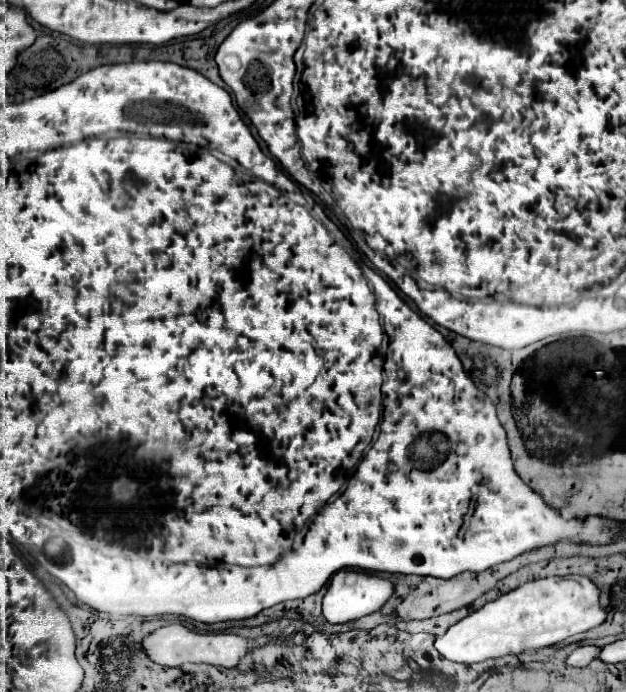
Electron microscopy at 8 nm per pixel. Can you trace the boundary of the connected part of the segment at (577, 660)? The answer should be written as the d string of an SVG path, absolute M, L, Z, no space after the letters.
M579 646L579 648L575 648L575 650L567 656L567 664L569 664L569 666L579 666L579 668L583 668L583 666L587 666L593 658L599 656L599 650L601 650L601 648L597 648L597 646Z

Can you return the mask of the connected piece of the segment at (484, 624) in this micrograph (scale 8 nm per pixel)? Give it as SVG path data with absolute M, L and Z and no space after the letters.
M543 578L527 582L461 618L443 636L435 638L435 648L453 662L483 662L487 658L547 648L601 622L605 622L605 612L601 612L597 586L589 578Z

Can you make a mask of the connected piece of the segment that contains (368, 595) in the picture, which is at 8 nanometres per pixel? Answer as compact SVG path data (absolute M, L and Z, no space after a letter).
M341 570L337 572L327 588L327 594L323 598L323 616L331 624L341 624L341 622L351 622L357 620L365 614L371 614L379 610L393 594L393 584L385 578L379 578L377 574L371 572L355 572L355 570Z

